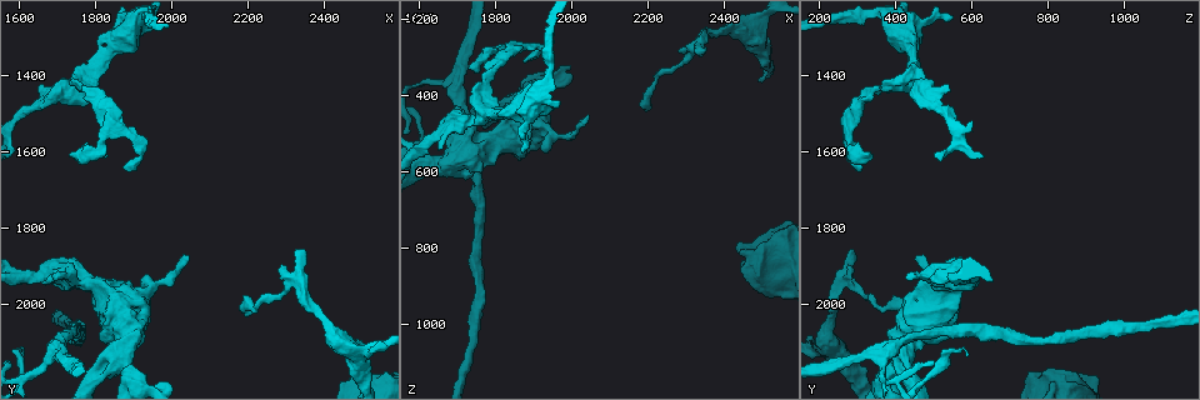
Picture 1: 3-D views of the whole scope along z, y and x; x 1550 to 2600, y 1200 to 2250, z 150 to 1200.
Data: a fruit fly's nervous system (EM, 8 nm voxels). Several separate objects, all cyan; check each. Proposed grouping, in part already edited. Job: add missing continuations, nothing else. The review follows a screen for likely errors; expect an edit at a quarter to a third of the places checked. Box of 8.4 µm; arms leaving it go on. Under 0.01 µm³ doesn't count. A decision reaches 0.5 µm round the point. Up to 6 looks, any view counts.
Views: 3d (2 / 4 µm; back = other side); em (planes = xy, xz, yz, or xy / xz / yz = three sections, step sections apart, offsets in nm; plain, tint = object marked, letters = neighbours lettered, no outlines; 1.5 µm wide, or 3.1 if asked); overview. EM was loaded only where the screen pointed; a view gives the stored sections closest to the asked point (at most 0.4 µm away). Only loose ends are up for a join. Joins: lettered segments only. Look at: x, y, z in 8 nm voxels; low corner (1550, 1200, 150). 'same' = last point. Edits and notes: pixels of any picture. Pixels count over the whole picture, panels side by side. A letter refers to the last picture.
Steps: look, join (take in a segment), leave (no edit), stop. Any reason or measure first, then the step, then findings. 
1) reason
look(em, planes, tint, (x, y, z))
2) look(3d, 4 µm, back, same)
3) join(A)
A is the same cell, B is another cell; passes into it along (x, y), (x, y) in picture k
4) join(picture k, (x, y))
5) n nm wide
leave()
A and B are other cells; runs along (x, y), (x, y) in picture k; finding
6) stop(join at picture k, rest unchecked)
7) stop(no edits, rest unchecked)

an open end
look(em, planes, letters, (2355, 1860, 285))

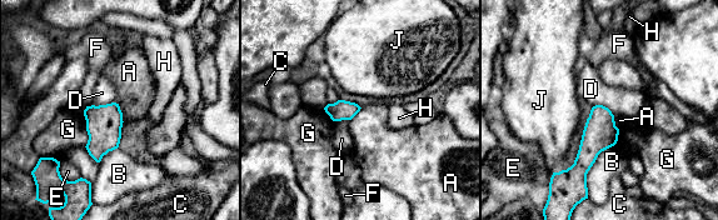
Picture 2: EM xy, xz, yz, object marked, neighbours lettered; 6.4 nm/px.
leave()
A, B, C, D, E, F, G, H and J are other cells; none of them fits

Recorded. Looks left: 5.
branch stops here
look(em, planes, letters, (2040, 1870, 465))

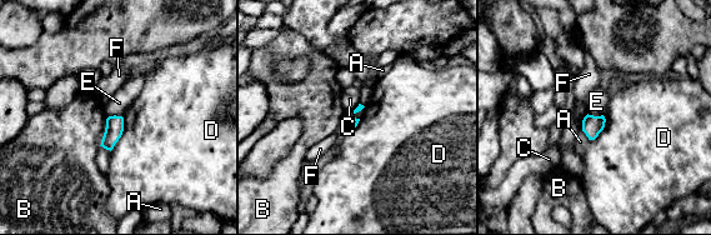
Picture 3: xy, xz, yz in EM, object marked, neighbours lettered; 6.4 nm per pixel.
leave()
A, B, C, D, E and F are other cells; border along (359, 118), (344, 120) in picture 3; no lettered segment goes on from it

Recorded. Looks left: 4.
tapers out
look(em, yz, step 8, letters, (1875, 1640, 310))

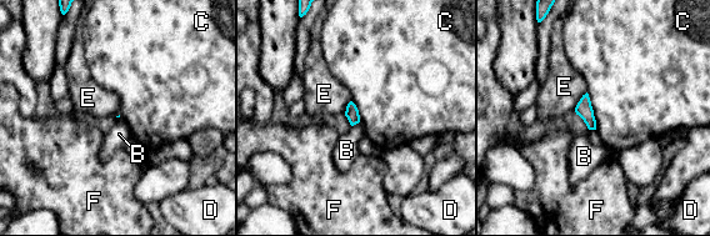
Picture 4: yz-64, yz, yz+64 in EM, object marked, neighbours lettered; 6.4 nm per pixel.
look(em, planes, letters, same)

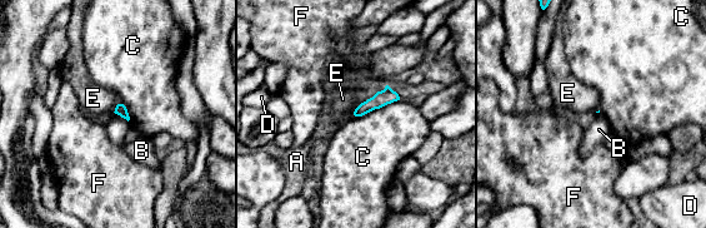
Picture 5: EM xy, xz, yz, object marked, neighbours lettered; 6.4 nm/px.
leave()
A, B, C, D, E and F are other cells; runs along (395, 97), (384, 97), (357, 113) in picture 5; none of them fits

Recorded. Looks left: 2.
stop(no edits, rest unchecked)

